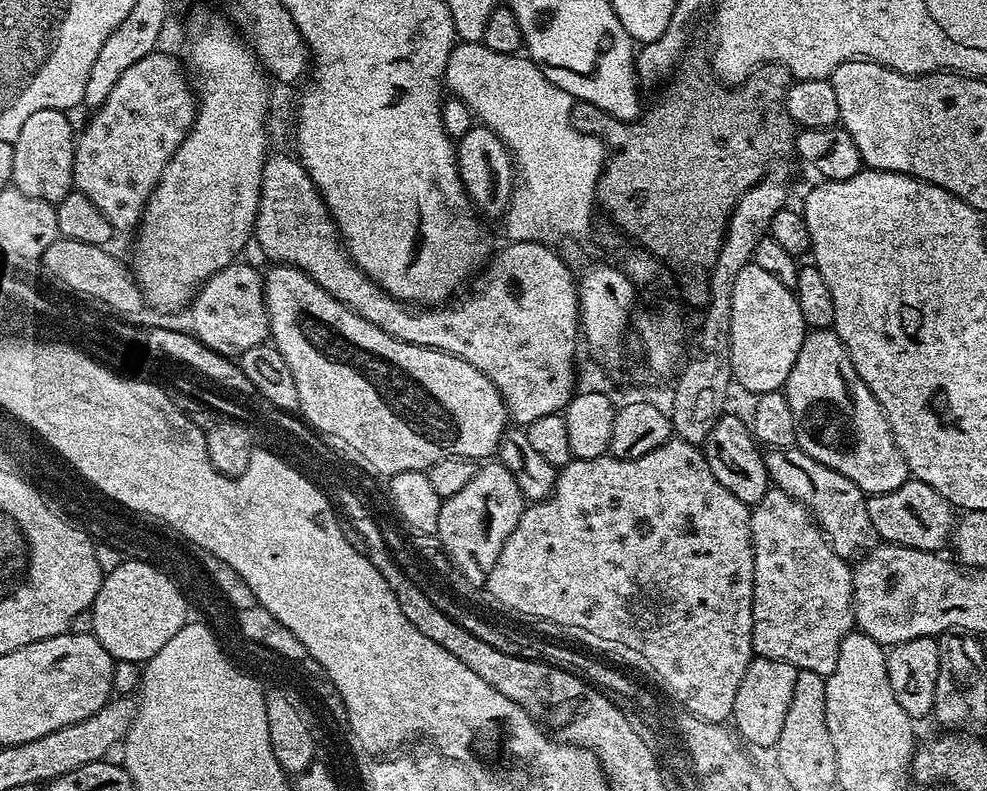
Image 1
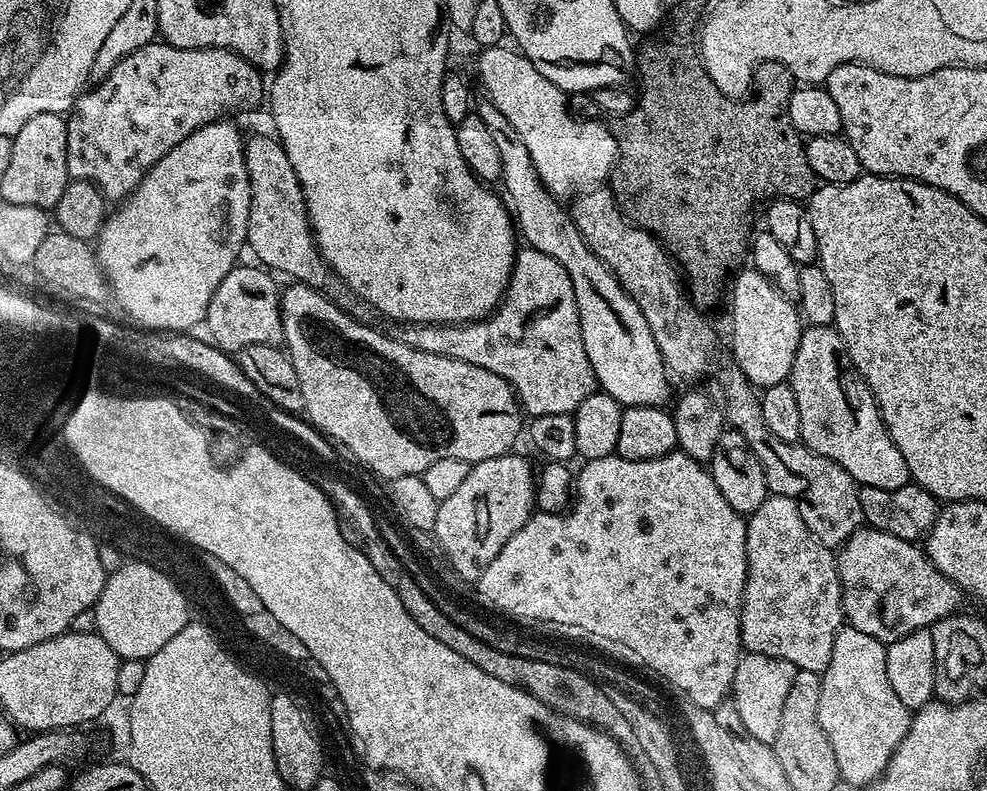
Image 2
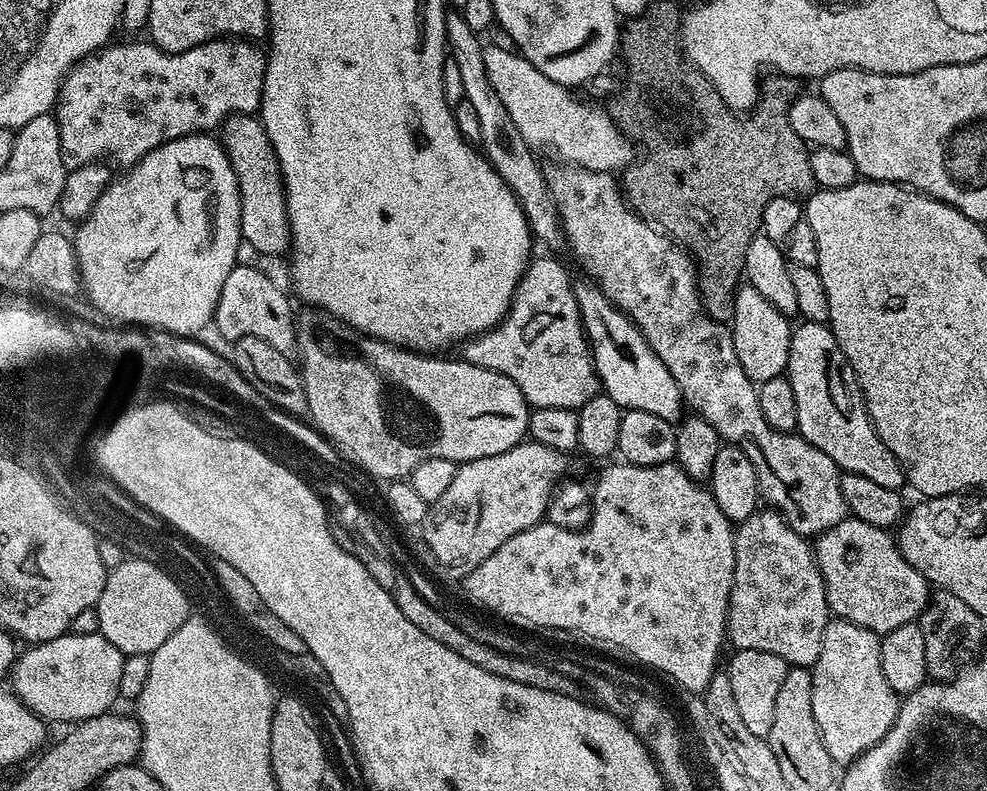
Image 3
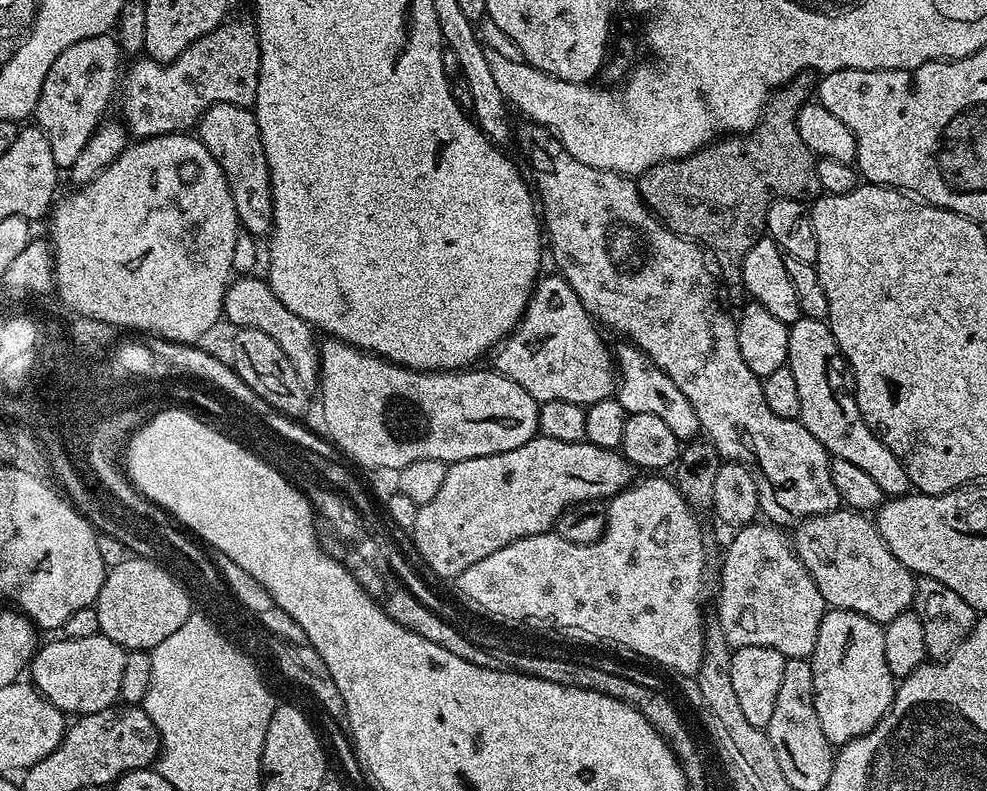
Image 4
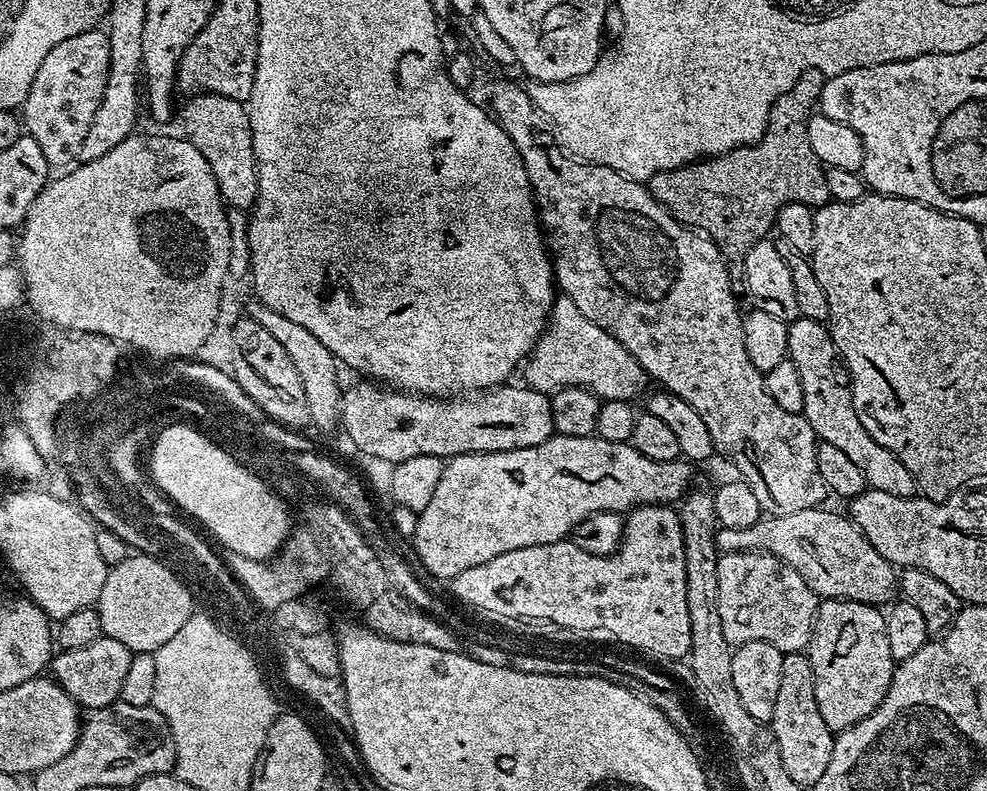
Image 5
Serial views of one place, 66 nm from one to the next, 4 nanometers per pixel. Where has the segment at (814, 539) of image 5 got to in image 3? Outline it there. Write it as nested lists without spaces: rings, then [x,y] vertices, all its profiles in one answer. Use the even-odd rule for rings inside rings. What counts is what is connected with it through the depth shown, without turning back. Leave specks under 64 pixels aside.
[[[846,518],[815,537],[814,551],[833,617],[849,620],[877,634],[919,621],[930,599],[930,585],[900,553],[900,545],[889,529]]]

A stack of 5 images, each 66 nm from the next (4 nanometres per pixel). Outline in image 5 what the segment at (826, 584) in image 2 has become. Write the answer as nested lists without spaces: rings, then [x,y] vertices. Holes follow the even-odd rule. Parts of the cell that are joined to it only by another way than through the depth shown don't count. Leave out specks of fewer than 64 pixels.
[[[726,552],[717,559],[718,566],[718,618],[721,619],[722,634],[726,634],[726,642],[730,642],[733,646],[739,646],[746,642],[758,642],[765,640],[770,642],[770,646],[778,646],[778,650],[782,653],[804,652],[810,642],[810,634],[812,633],[812,623],[816,617],[816,609],[818,607],[818,597],[814,590],[810,590],[810,586],[806,586],[806,582],[802,582],[802,574],[798,574],[798,570],[794,570],[785,560],[774,558],[768,552]]]

